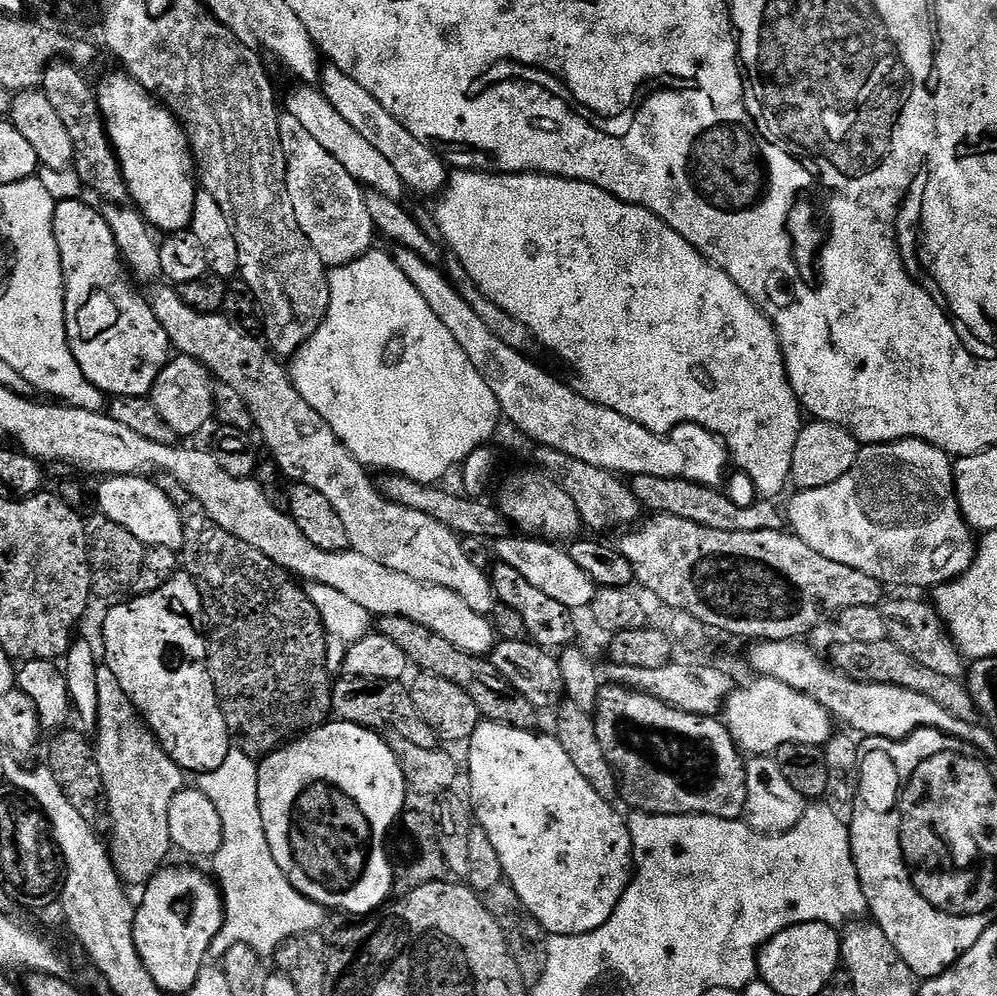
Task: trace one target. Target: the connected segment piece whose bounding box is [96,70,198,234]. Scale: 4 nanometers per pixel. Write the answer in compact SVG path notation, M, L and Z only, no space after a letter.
M120 70L117 72L114 78L108 79L96 88L96 101L100 103L104 125L108 128L108 136L112 140L116 157L119 158L124 171L124 180L128 183L131 203L153 229L161 228L161 233L164 234L185 231L191 225L194 214L198 173L196 162L192 158L192 148L188 144L188 136L184 132L184 125L156 97L151 96L133 76Z

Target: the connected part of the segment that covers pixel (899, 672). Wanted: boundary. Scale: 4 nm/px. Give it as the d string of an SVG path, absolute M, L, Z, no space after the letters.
M886 639L882 642L844 640L833 650L830 660L836 671L845 672L858 682L902 686L902 690L914 690L914 694L923 694L933 702L938 702L942 710L946 710L954 718L959 718L961 722L975 724L980 720L980 711L974 706L974 700L968 693L968 685L963 679L945 678L943 674L929 670L916 659L910 658L910 654L906 654L906 650L902 650L902 646L898 646L893 640Z

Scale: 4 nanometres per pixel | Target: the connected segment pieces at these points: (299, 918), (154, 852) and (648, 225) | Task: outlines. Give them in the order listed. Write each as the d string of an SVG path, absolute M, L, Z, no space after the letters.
M237 748L229 749L226 761L216 771L203 772L197 775L196 787L206 794L217 807L222 818L223 842L219 851L212 858L214 876L221 889L224 901L223 928L214 938L207 957L214 962L221 961L227 950L236 945L250 946L263 956L270 956L290 937L298 933L317 932L327 916L326 910L313 900L305 898L298 891L274 860L270 844L266 839L265 827L262 823L261 807L258 806L258 774L257 761Z
M101 666L98 670L98 726L94 733L94 747L98 770L102 770L106 816L109 821L112 819L110 855L113 870L125 885L144 886L165 867L164 859L167 858L168 852L173 851L170 838L170 802L174 802L174 794L185 787L186 773L168 757L166 750L149 728L148 721L141 716L134 702L126 698L126 690L122 690L114 670L107 666Z
M456 170L447 177L442 192L439 193L436 204L436 228L440 231L439 239L450 250L454 250L454 254L458 254L458 258L462 262L462 266L466 270L466 274L470 274L470 278L475 282L476 289L479 290L486 298L490 298L498 306L502 306L502 310L506 310L506 314L510 314L514 318L518 318L518 322L522 322L532 332L532 339L537 345L540 344L544 348L549 348L554 355L560 360L565 360L570 367L576 371L576 376L580 379L578 383L578 391L583 394L590 402L606 406L610 410L618 410L618 414L622 414L626 418L630 418L634 422L638 422L638 426L646 426L646 430L667 434L672 429L677 428L679 424L697 424L706 430L710 430L714 434L718 434L723 438L725 446L728 447L728 455L731 463L736 464L742 471L748 475L748 480L757 488L759 495L764 498L777 498L784 492L784 487L789 487L792 479L792 459L794 458L794 446L798 442L798 434L802 427L802 409L798 398L794 394L794 390L788 381L788 371L784 365L784 355L780 349L780 339L776 333L776 328L766 318L766 314L753 302L746 293L738 290L738 286L734 282L734 278L726 275L718 266L714 266L707 260L698 250L694 250L694 246L690 246L690 242L686 242L686 238L682 238L682 234L678 234L678 230L671 228L666 222L662 222L662 218L658 218L650 210L646 210L637 204L628 204L624 200L619 200L614 194L610 194L606 190L602 190L598 186L594 186L590 182L582 182L581 180L567 180L561 176L543 176L540 172L473 172L471 170Z

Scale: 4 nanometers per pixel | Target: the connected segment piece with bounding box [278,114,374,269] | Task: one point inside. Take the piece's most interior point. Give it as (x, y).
(330, 207)

